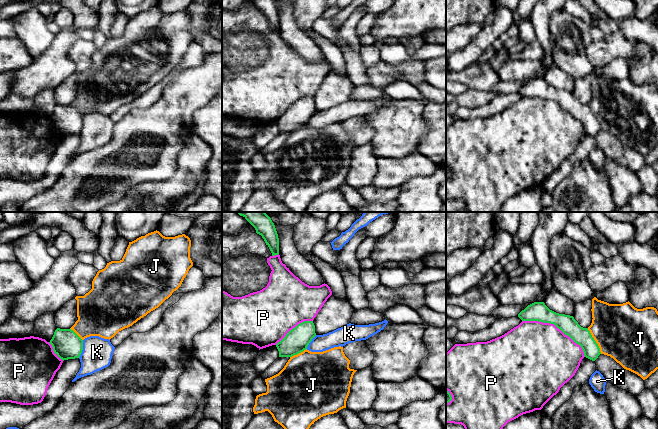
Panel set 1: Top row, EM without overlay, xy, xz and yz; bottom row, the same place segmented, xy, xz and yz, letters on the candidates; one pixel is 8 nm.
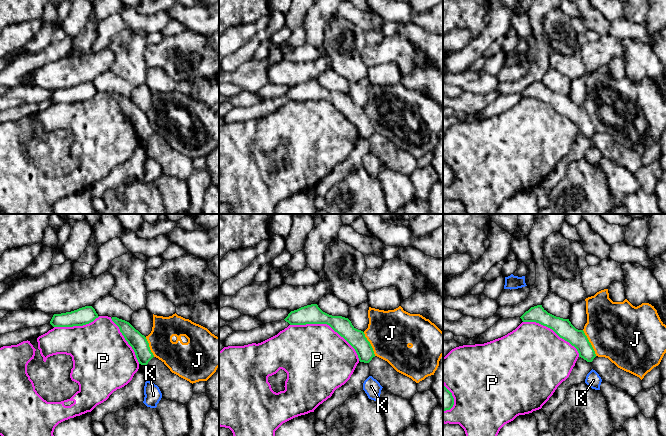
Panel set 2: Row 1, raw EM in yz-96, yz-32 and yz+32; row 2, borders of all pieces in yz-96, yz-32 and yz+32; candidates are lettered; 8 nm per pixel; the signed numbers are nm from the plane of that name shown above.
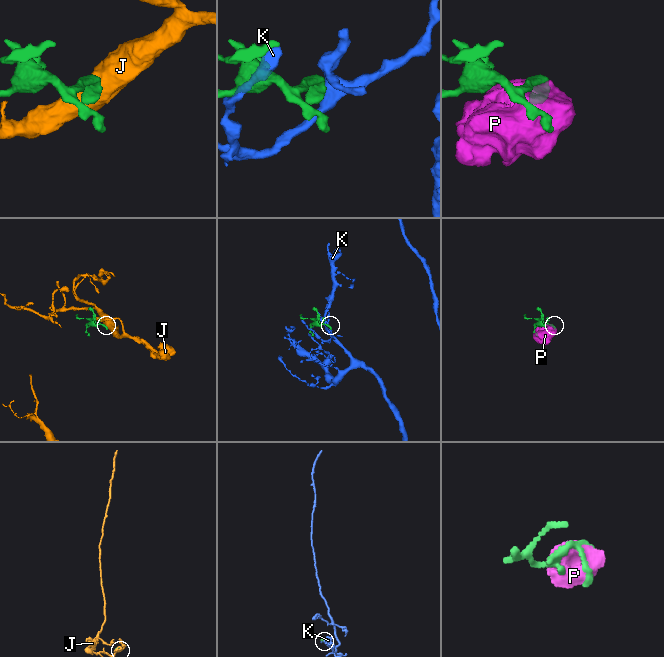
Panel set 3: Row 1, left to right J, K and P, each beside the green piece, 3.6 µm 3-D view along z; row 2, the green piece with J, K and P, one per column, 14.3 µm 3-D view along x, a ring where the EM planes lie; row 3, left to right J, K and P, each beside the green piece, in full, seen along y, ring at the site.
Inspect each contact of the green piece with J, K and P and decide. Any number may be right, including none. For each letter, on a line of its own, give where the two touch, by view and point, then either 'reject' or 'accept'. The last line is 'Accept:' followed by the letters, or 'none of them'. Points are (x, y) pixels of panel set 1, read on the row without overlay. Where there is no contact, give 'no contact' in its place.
J: yz (595, 117) | accept
K: xy (82, 125) | reject
P: yz (556, 102) | reject
Accept: J

